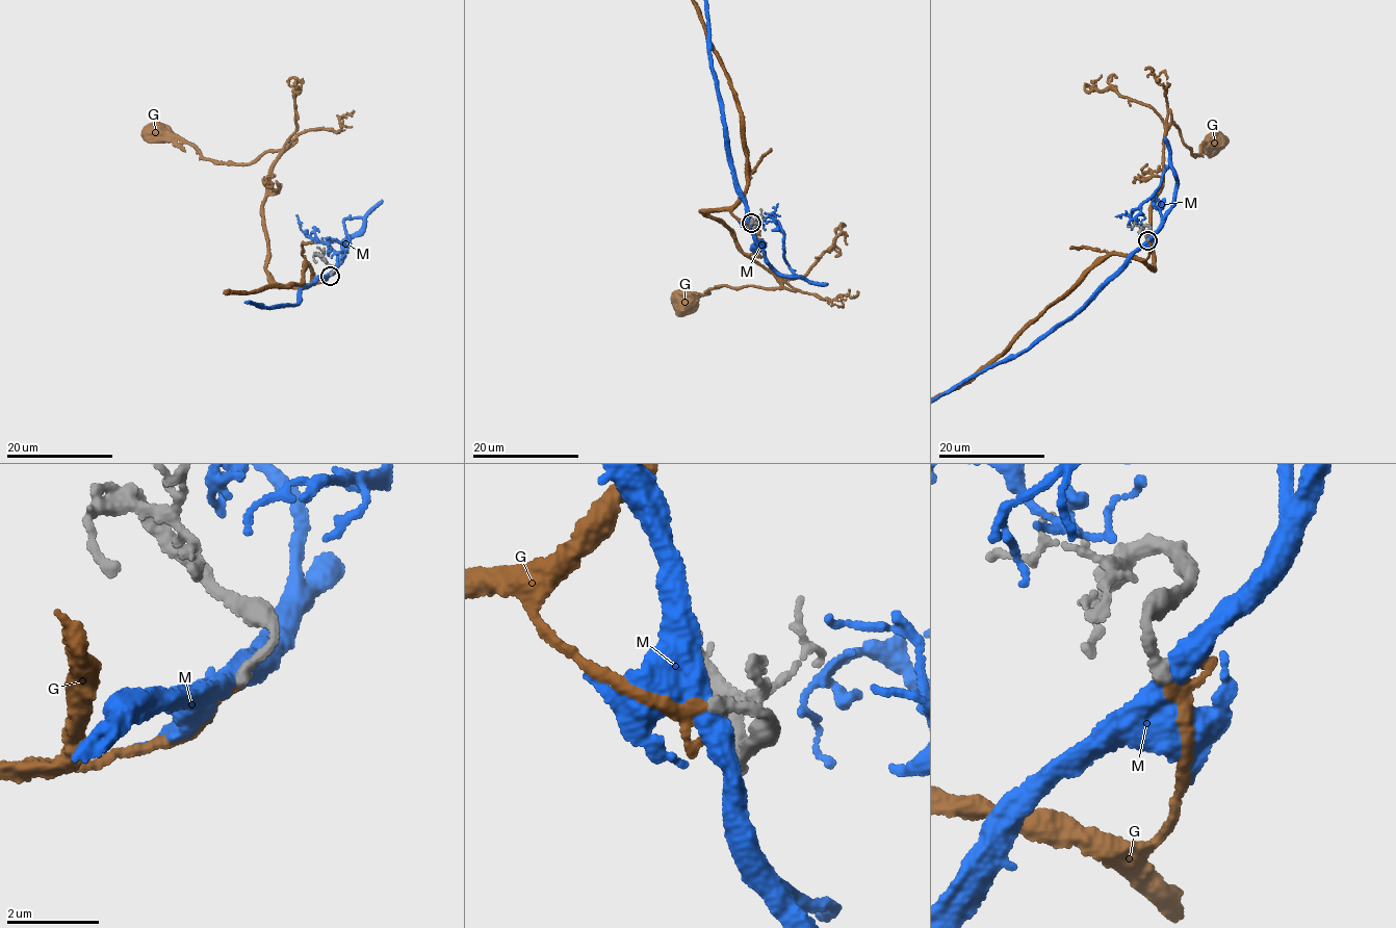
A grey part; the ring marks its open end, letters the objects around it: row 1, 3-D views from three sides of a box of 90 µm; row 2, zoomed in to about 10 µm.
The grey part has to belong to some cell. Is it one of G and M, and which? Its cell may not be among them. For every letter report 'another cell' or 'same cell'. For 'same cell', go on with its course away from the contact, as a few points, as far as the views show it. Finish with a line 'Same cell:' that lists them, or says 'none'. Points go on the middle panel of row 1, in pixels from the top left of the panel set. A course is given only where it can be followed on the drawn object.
G: same cell; it runs (751, 223), (728, 210), (704, 213), (727, 227), (779, 287), (722, 285), (694, 297), (687, 311), (686, 305)
M: another cell
Same cell: G

